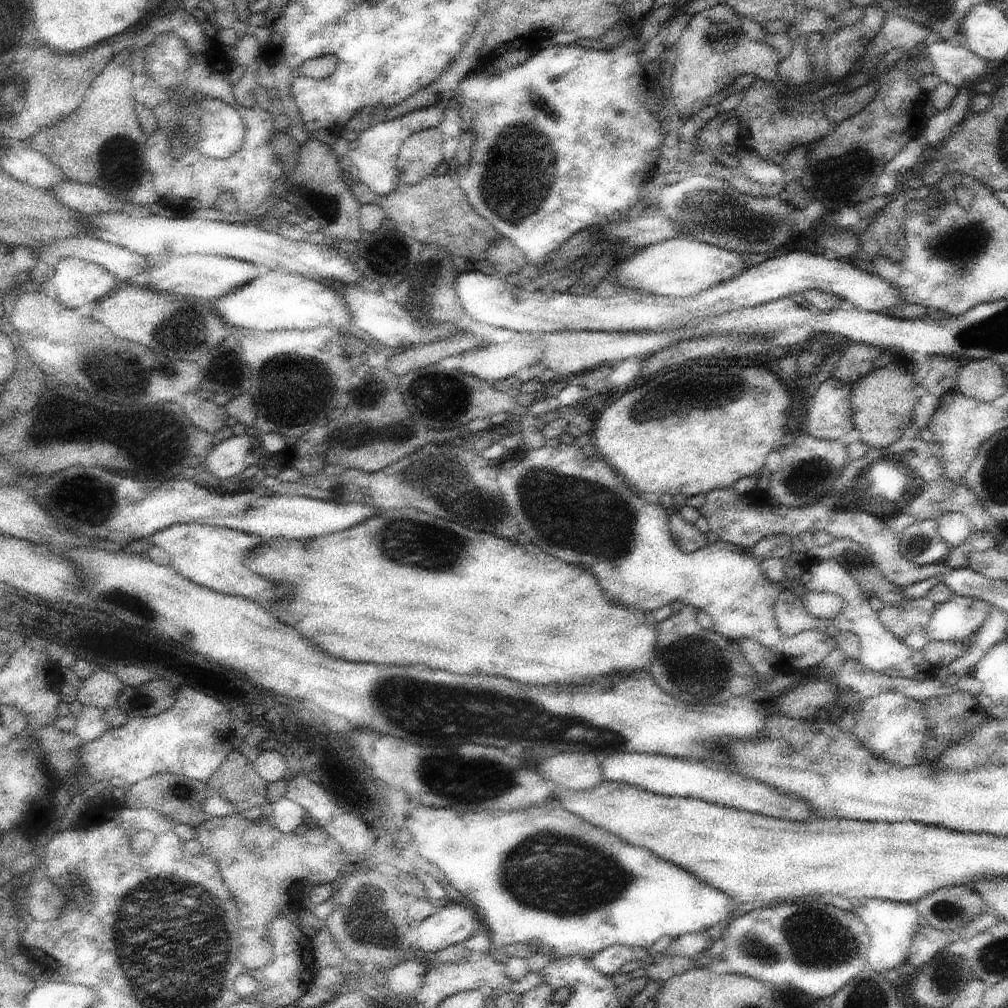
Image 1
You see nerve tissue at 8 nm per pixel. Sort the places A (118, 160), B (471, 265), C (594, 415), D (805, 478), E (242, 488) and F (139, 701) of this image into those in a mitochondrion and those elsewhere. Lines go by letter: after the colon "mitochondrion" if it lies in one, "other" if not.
A: mitochondrion
B: other
C: other
D: mitochondrion
E: other
F: other

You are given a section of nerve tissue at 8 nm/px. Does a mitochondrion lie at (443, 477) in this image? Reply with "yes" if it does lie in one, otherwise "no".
yes

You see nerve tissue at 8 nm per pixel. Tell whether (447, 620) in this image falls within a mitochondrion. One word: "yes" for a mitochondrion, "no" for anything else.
no

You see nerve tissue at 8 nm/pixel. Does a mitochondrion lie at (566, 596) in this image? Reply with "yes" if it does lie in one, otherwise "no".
no

